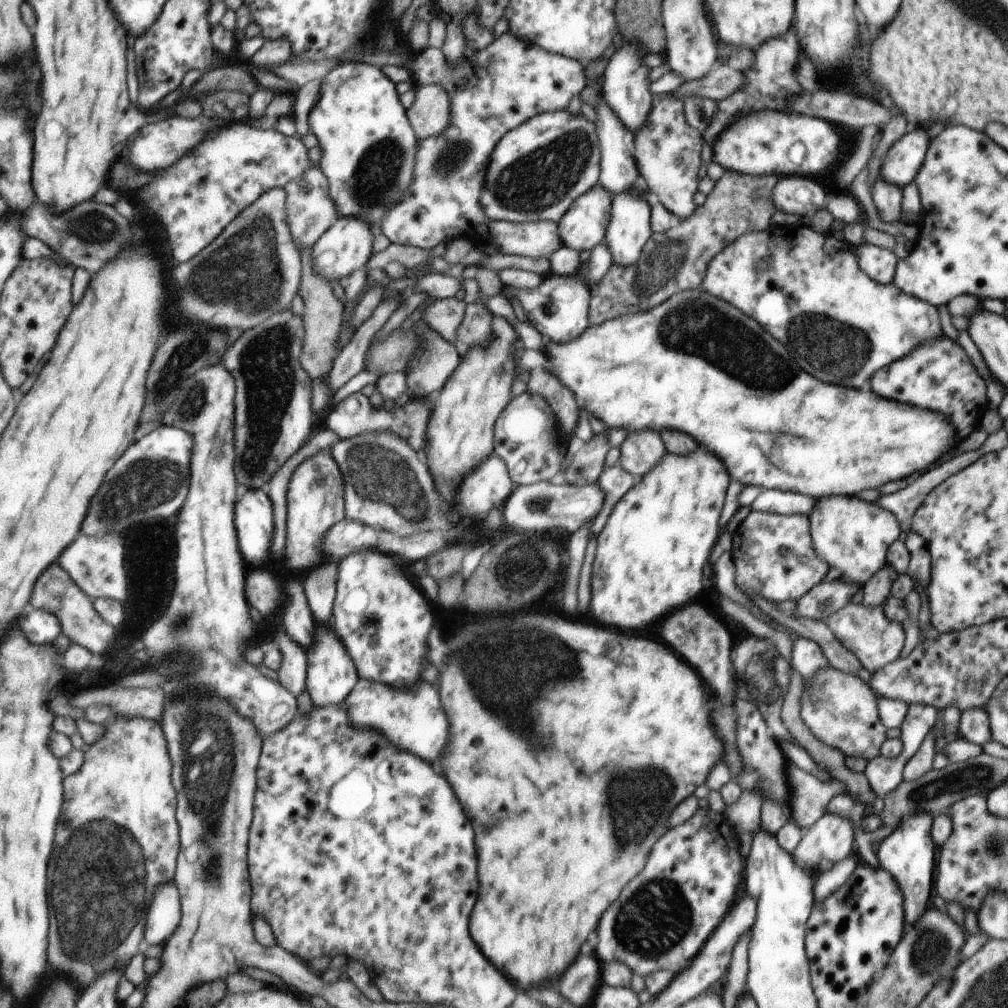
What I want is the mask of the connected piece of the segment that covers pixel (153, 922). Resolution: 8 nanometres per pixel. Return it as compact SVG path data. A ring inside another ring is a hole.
M175 878L156 888L156 898L152 900L145 927L145 944L163 944L175 934L181 922L181 906L180 890Z

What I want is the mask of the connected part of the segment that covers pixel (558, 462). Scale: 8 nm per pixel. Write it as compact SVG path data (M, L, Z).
M519 394L512 398L495 422L493 454L504 460L516 485L527 485L540 480L549 480L563 472L567 456L566 444L560 443L556 418L541 396Z

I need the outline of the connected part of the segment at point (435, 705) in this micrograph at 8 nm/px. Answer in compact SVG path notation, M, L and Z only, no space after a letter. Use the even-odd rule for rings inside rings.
M361 678L355 682L353 696L349 696L347 706L351 710L350 717L353 718L355 728L375 730L383 734L393 746L401 750L405 748L407 752L413 752L423 760L435 762L447 742L447 718L441 710L437 692L425 682L415 682L403 690L395 690L387 684Z

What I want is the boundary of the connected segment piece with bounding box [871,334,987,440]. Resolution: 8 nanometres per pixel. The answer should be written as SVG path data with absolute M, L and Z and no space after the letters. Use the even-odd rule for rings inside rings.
M944 334L943 338L921 343L916 350L881 368L877 376L873 376L871 390L877 396L889 398L889 400L941 412L957 428L956 438L959 440L964 439L977 428L981 416L987 410L983 380L977 376L975 367L965 354L963 347Z

